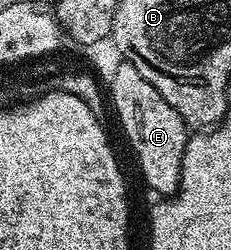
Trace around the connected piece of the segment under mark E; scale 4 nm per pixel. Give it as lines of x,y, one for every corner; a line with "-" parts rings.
125,61
116,69
108,79
110,85
110,99
114,102
114,111
118,114
118,123
138,158
138,171
142,179
154,191
159,191
159,196
169,197
178,189
182,180
182,162
184,149
188,138
186,122
156,93
148,81
136,69
136,65

